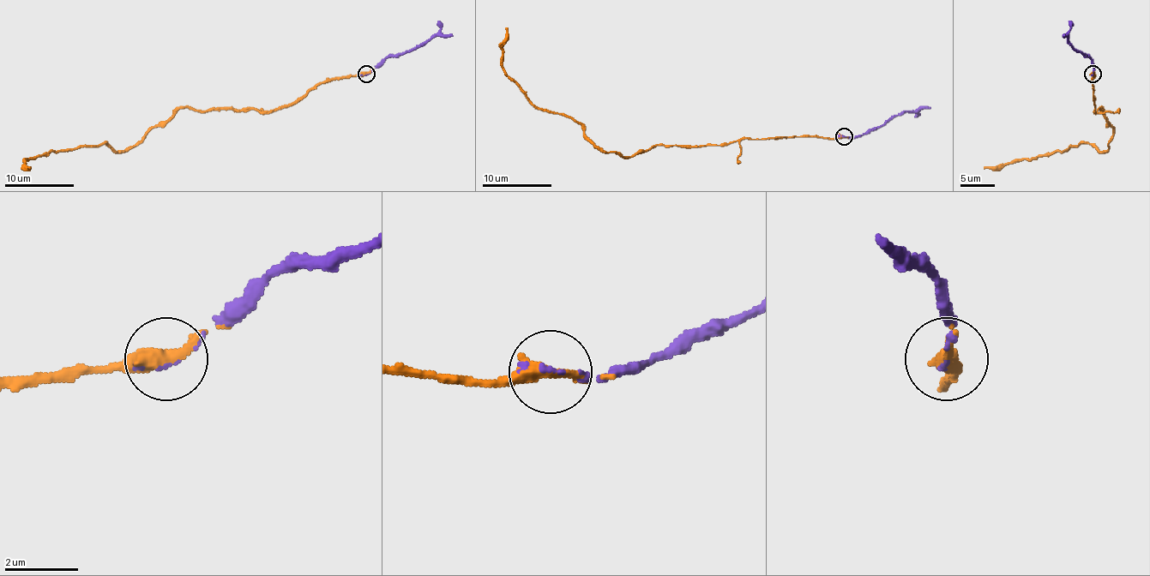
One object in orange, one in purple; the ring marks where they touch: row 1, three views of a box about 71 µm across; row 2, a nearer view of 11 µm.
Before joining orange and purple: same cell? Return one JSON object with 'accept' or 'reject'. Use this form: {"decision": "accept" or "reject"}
{"decision": "accept"}

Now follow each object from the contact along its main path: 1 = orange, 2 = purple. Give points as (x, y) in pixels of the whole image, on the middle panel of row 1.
1: (843, 137), (657, 146), (631, 156), (605, 152), (580, 123), (538, 110), (507, 74), (502, 64), (505, 28)
2: (843, 137), (861, 137), (906, 111), (930, 108)

